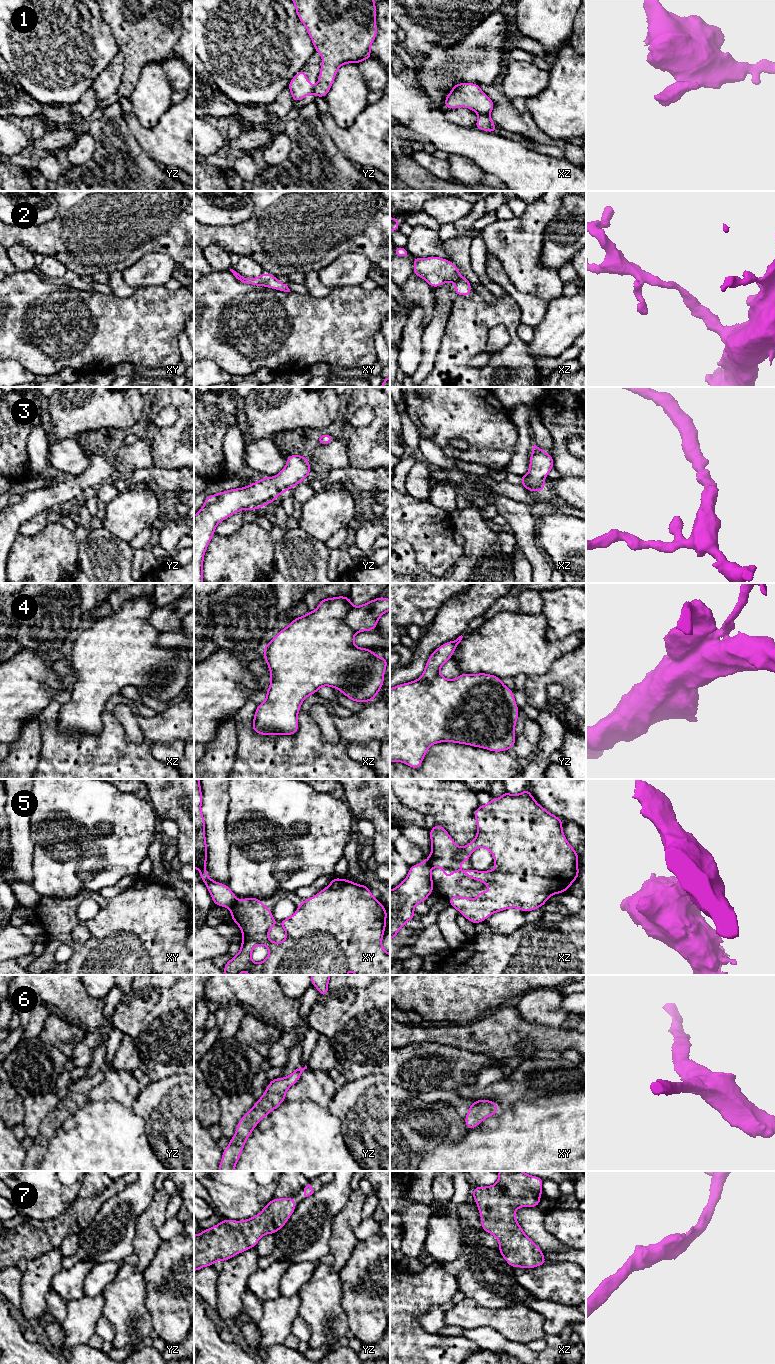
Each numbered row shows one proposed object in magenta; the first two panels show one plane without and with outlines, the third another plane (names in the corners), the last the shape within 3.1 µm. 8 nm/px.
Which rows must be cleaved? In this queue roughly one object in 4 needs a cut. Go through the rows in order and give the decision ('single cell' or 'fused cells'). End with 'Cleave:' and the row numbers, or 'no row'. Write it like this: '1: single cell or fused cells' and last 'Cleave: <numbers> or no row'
1: fused cells
2: single cell
3: single cell
4: fused cells
5: fused cells
6: single cell
7: single cell
Cleave: 1, 4, 5

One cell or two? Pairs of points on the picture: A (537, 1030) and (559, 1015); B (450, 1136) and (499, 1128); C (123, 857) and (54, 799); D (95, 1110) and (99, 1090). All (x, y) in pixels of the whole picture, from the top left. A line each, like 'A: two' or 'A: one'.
A: two
B: two
C: one
D: two

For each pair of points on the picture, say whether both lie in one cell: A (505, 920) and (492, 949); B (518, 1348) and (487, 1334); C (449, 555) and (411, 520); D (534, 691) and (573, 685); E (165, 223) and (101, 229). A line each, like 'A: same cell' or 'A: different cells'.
A: different cells
B: same cell
C: same cell
D: same cell
E: same cell

